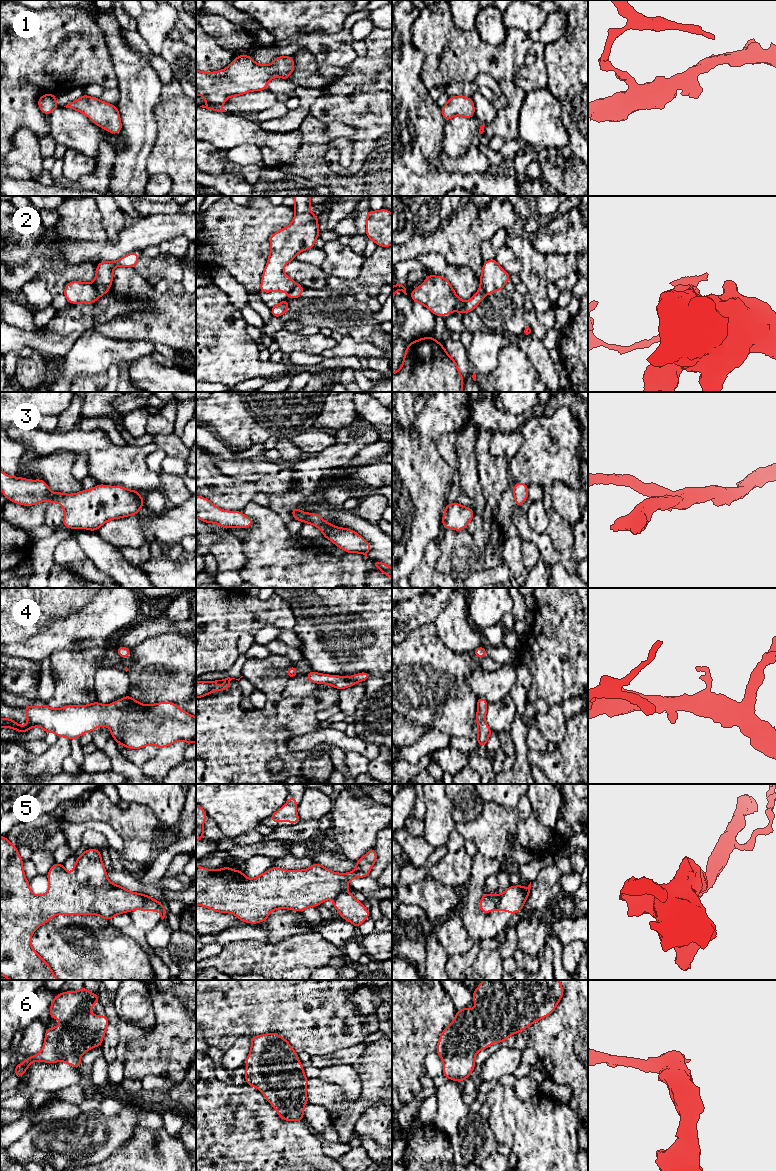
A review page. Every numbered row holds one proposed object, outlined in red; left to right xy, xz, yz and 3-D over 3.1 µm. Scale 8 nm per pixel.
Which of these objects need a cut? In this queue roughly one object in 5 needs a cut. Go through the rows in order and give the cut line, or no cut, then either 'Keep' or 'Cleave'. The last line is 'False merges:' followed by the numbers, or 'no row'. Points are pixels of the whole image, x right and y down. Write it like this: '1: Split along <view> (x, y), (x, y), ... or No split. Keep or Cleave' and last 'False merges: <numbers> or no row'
1: No split. Keep
2: Split along xy (92, 282), (101, 294). Cleave
3: No split. Keep
4: No split. Keep
5: Split along xy (145, 894), (145, 902), (138, 908). Cleave
6: No split. Keep
False merges: 2, 5

